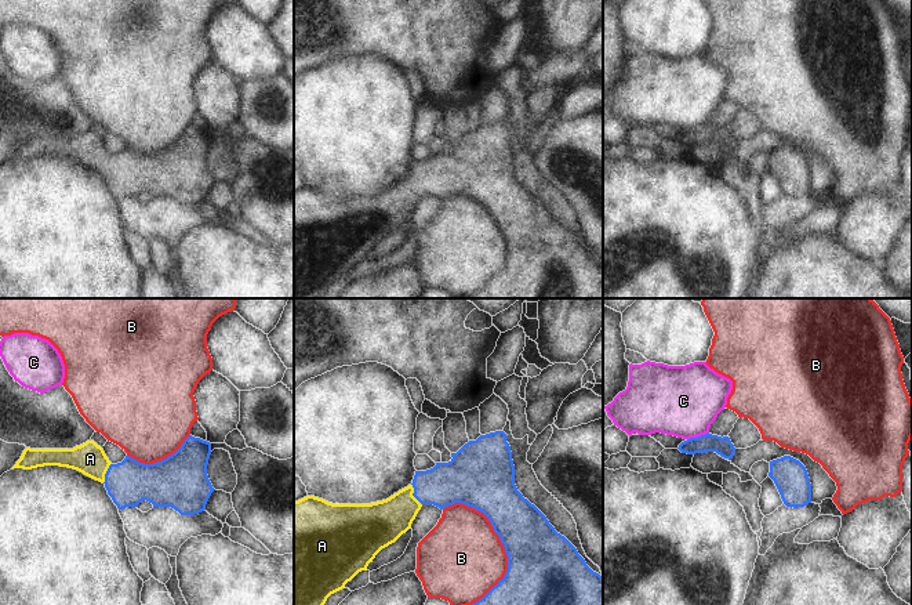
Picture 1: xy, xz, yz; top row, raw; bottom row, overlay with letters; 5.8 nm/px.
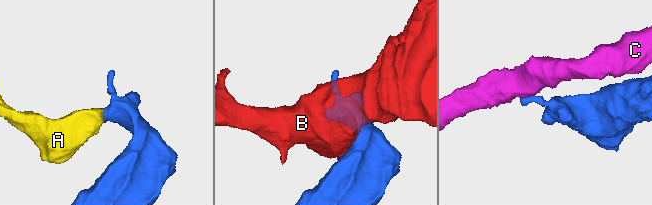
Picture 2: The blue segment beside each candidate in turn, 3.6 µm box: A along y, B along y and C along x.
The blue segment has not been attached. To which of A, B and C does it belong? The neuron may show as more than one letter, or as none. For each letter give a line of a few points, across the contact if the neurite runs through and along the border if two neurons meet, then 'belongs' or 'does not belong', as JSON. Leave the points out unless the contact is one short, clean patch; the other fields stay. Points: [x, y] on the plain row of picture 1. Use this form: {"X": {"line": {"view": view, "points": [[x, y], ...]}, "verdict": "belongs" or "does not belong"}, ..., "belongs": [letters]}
{"A": {"line": {"view": "xz", "points": [[446, 174], [428, 177], [413, 185], [381, 214]]}, "verdict": "belongs"}, "B": {"verdict": "does not belong"}, "C": {"line": {"view": "yz", "points": [[708, 122], [687, 130]]}, "verdict": "does not belong"}, "belongs": ["A"]}

